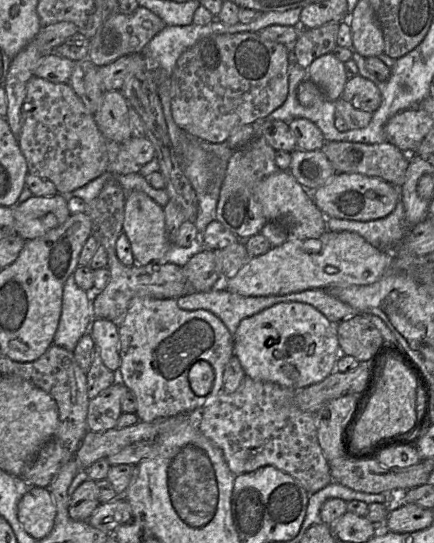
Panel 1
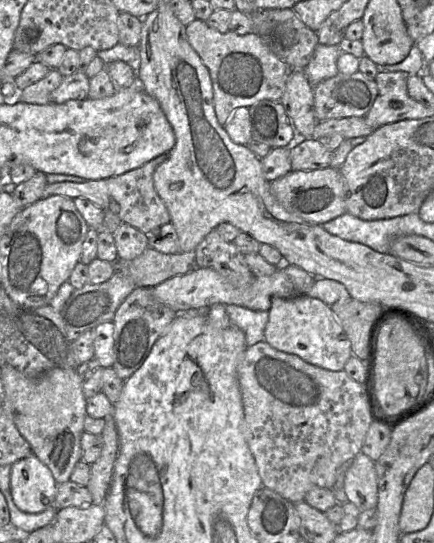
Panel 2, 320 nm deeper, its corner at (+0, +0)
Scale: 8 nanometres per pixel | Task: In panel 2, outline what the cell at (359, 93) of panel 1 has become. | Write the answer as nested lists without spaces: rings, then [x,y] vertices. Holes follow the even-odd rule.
[[[362,72],[337,73],[313,86],[314,113],[318,121],[364,117],[372,107],[378,87]]]

